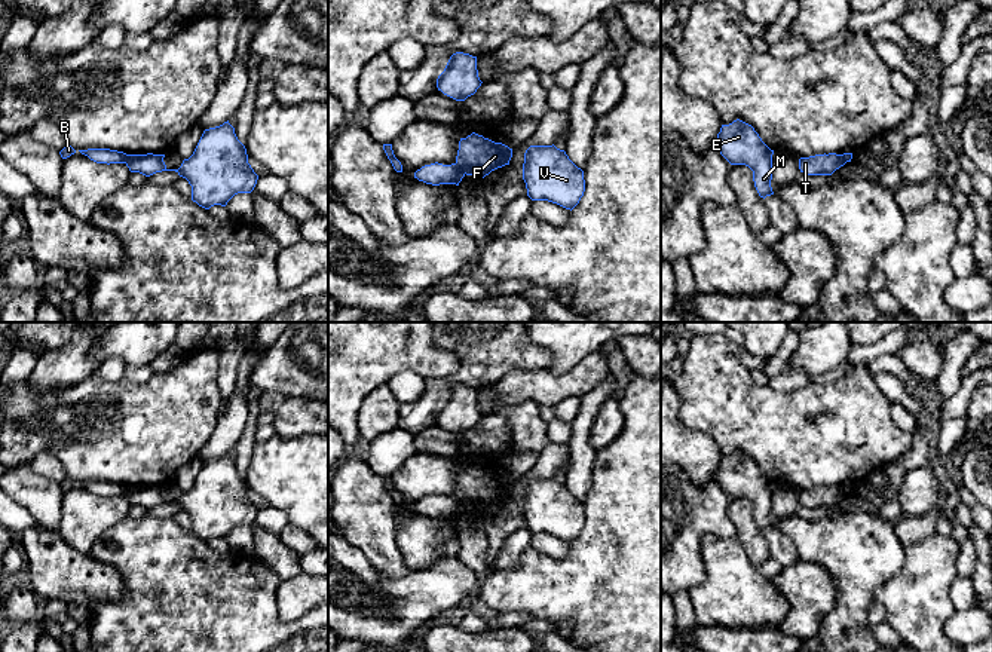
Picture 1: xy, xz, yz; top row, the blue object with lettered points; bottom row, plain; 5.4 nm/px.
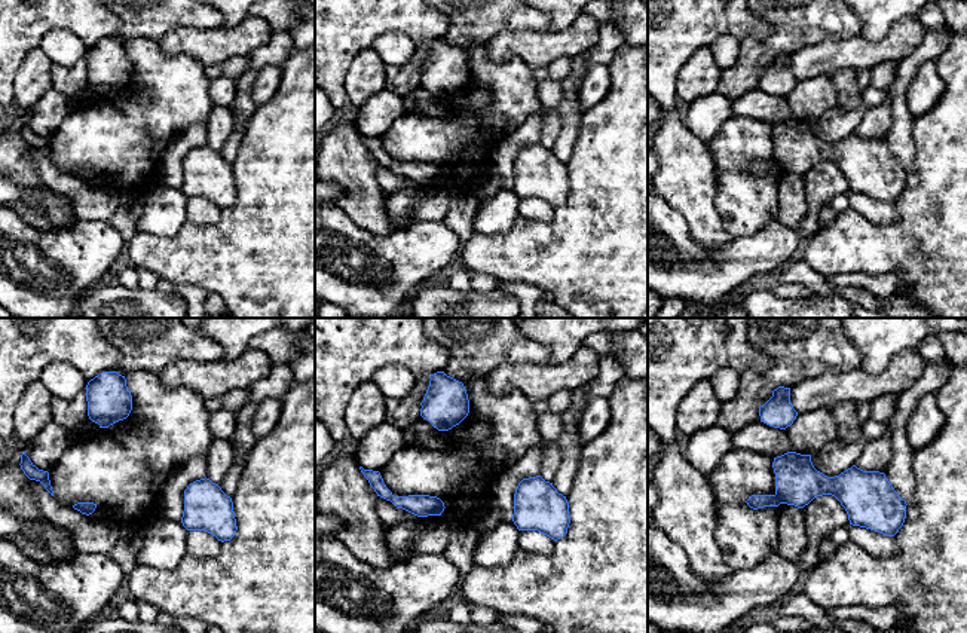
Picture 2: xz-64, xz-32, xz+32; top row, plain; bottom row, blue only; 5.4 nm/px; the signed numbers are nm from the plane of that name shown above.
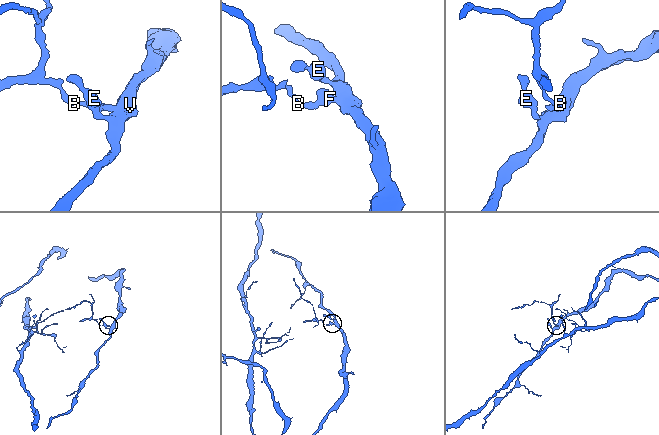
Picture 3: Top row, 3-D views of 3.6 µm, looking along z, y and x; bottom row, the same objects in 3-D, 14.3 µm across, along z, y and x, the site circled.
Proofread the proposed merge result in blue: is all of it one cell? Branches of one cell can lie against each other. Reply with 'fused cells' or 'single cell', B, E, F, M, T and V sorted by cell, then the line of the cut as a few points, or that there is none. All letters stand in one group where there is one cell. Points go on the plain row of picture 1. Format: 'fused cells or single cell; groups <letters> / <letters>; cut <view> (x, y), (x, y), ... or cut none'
fused cells; groups B / E F M T V; cut xz (455, 496), (465, 505)

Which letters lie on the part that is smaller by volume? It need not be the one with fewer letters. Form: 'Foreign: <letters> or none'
Foreign: B

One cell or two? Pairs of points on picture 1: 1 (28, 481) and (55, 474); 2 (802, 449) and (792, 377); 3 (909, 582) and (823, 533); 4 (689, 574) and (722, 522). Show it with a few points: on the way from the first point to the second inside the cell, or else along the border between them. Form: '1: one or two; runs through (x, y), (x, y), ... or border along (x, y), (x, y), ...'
1: two; border along (25, 465), (60, 483)
2: two; border along (811, 380), (790, 391), (775, 391), (767, 385)
3: two; border along (903, 547), (903, 566), (875, 591), (873, 599)
4: one; runs through (689, 557), (689, 539), (706, 523)

